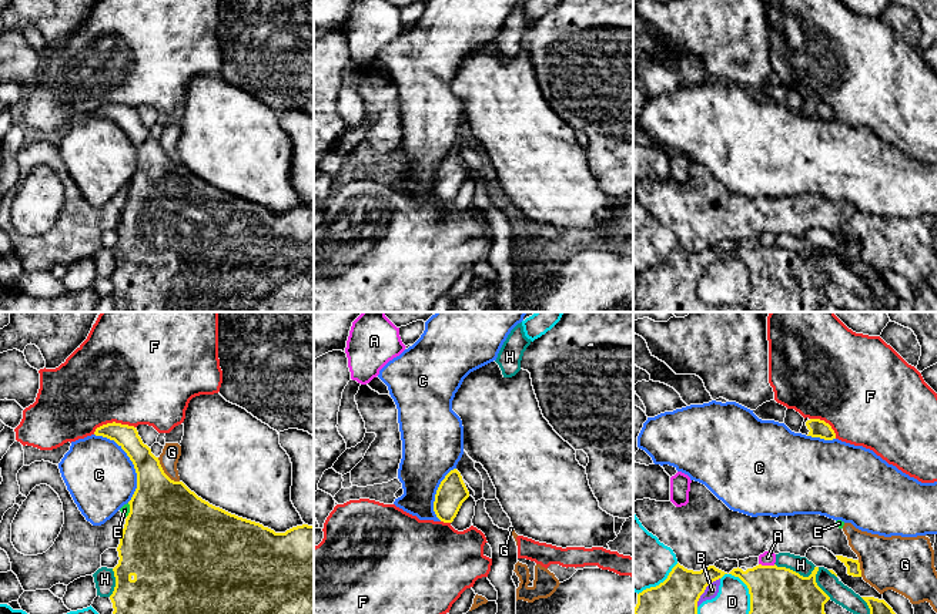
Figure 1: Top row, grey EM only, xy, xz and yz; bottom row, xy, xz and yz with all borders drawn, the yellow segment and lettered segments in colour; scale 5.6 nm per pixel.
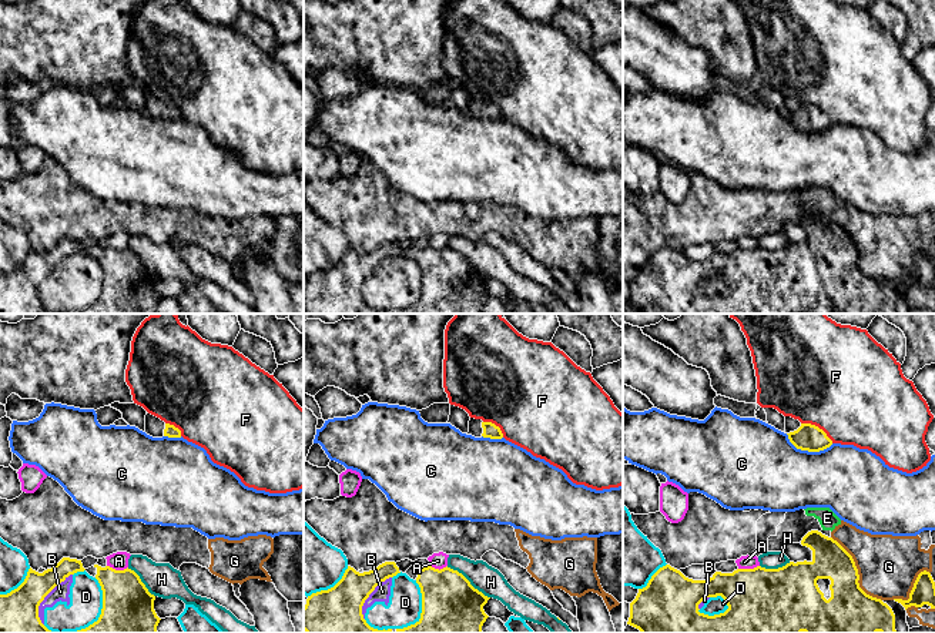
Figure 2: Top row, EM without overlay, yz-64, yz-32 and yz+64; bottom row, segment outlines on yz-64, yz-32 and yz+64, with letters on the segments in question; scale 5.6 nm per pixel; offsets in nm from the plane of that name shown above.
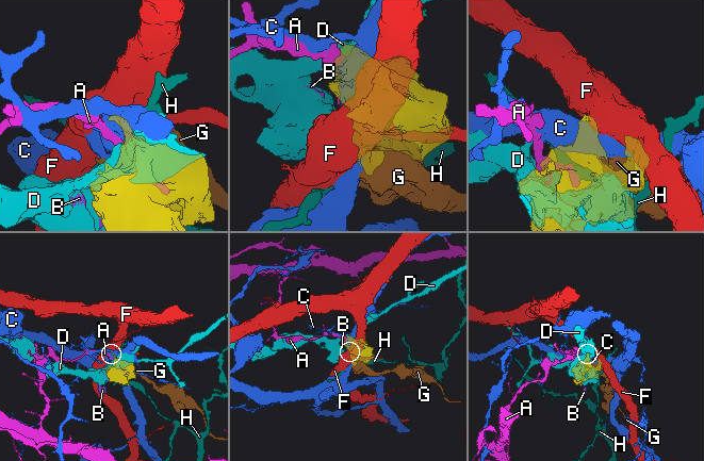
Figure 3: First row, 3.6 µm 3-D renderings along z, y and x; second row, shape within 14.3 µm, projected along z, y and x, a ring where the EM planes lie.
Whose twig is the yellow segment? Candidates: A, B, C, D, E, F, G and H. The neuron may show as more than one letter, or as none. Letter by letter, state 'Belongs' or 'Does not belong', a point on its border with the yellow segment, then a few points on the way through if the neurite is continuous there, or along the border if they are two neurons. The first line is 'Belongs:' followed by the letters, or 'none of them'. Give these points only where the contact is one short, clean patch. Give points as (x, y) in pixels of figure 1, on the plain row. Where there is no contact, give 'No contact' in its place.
Belongs: none of them
A: Does not belong. Touches yellow at yz (767, 247)
B: Does not belong. Touches yellow at yz (705, 269)
C: Does not belong. Touches yellow at xy (131, 141)
D: Does not belong. Touches yellow at yz (749, 294)
E: Does not belong. Touches yellow at xy (130, 191). Boundary: xy (129, 184), (129, 194), (126, 197)
F: Does not belong. Touches yellow at xy (113, 103). Boundary: xy (134, 108), (126, 104), (107, 103), (100, 106), (93, 114)
G: Does not belong. Touches yellow at xy (163, 153)
H: Does not belong. Touches yellow at yz (795, 252)

